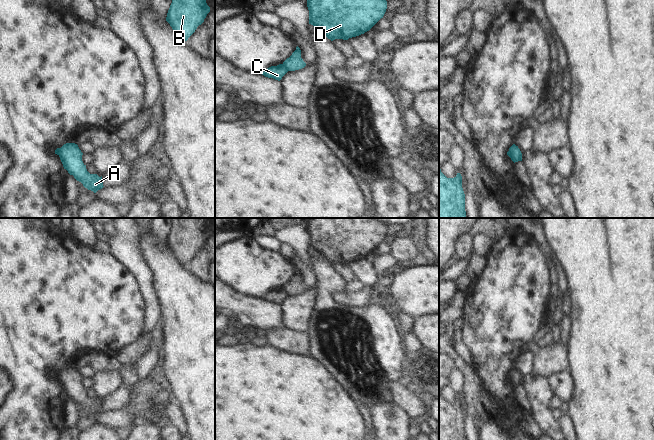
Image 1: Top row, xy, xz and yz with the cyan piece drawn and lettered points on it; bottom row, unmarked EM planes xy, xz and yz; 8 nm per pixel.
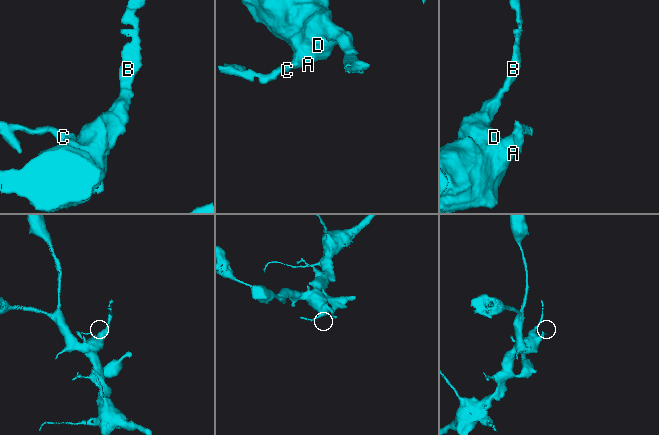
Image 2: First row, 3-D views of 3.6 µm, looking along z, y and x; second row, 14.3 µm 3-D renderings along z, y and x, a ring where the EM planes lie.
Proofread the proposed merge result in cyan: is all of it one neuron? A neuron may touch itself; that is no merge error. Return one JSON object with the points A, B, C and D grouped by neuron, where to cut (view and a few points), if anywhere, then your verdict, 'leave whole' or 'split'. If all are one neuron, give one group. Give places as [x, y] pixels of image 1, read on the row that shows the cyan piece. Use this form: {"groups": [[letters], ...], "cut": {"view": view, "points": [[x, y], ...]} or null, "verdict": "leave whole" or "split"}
{"groups": [["A", "B", "D"], ["C"]], "cut": {"view": "xz", "points": [[282, 64], [287, 71]]}, "verdict": "split"}

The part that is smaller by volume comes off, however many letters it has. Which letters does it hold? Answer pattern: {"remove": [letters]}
{"remove": ["C"]}

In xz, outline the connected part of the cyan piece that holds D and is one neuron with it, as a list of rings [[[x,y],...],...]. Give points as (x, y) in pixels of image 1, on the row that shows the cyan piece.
[[[307,0],[309,24],[317,27],[331,41],[348,40],[369,31],[381,18],[386,9],[386,0]]]

